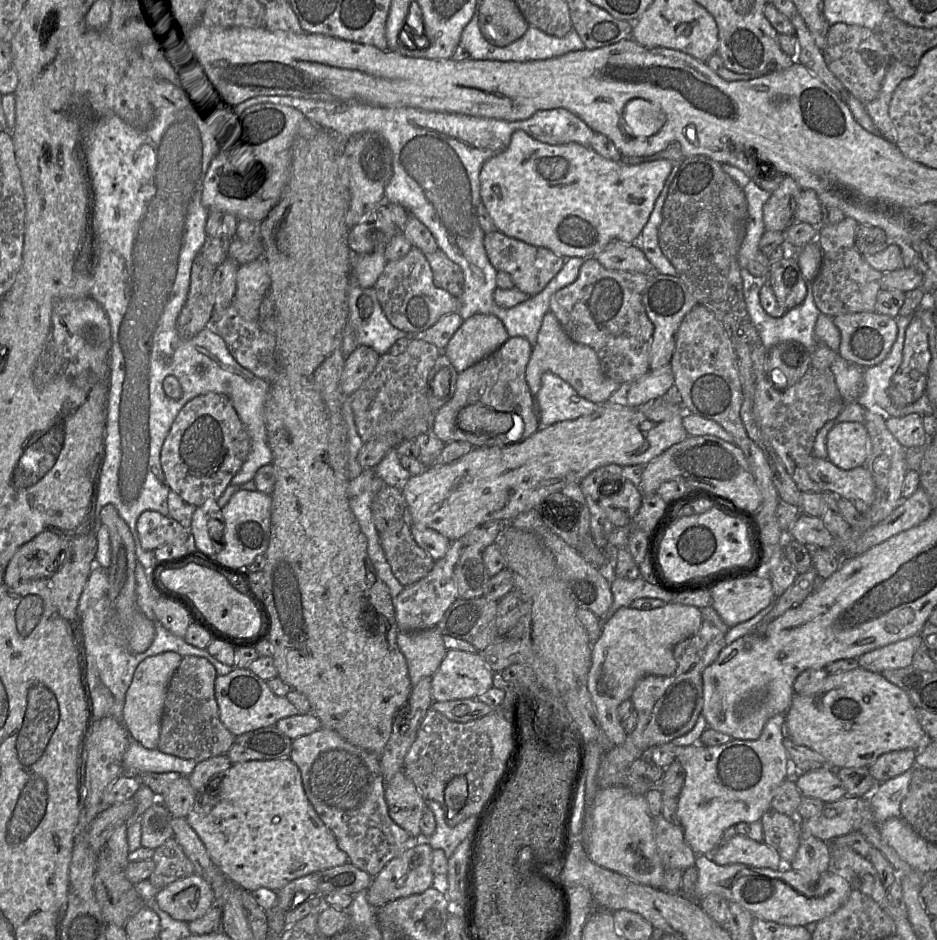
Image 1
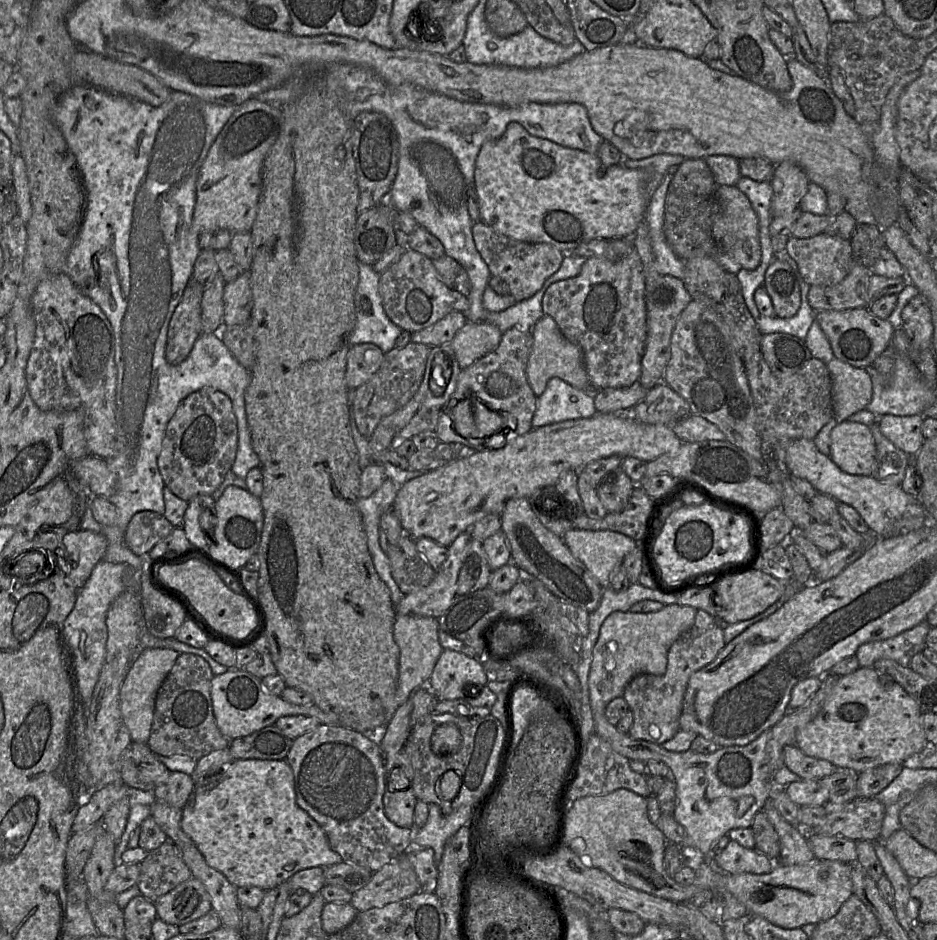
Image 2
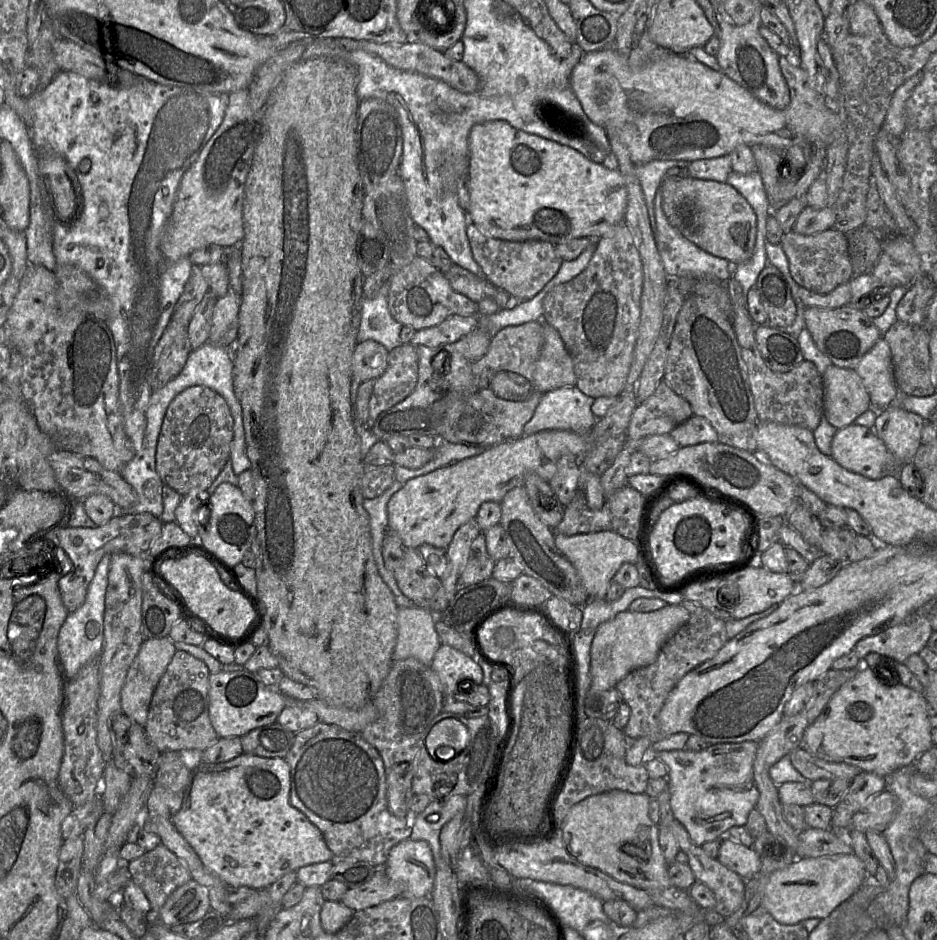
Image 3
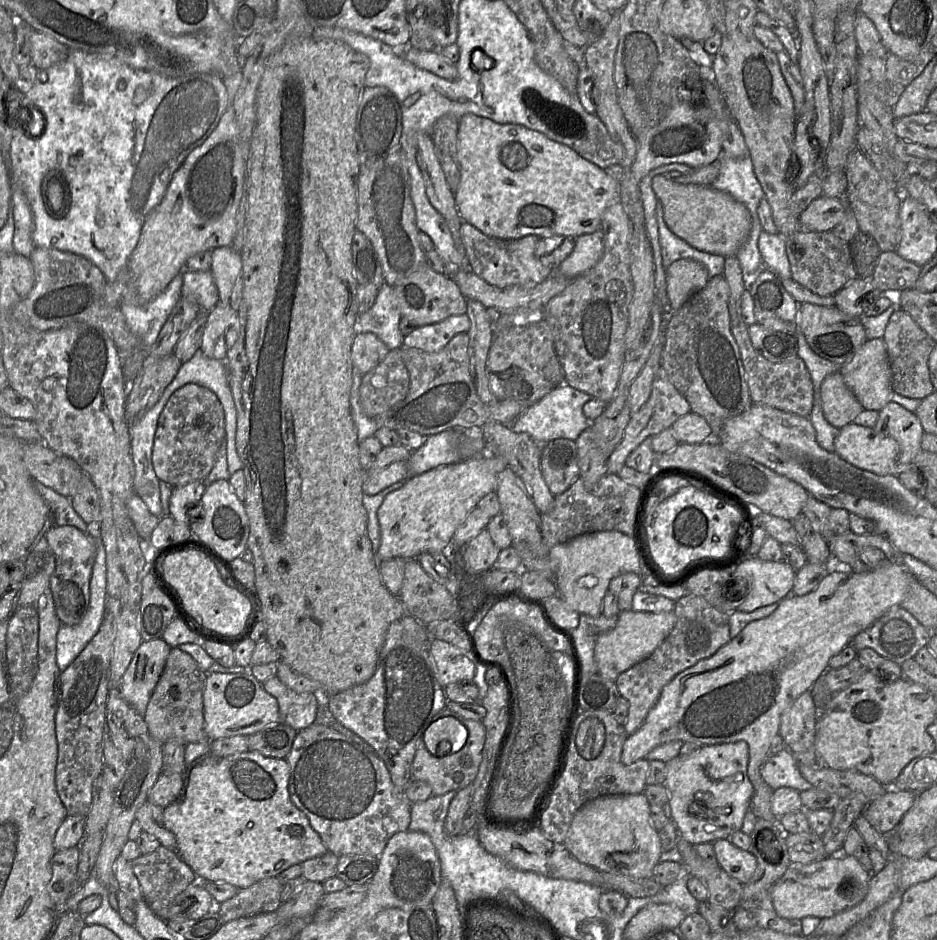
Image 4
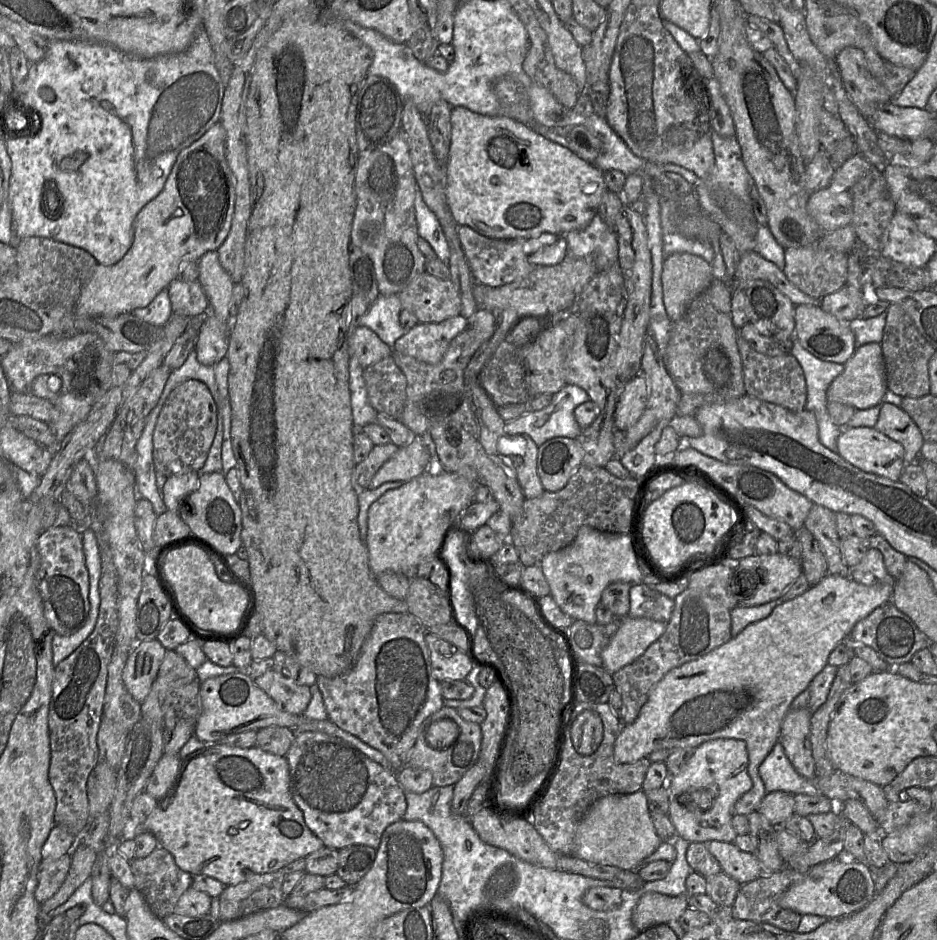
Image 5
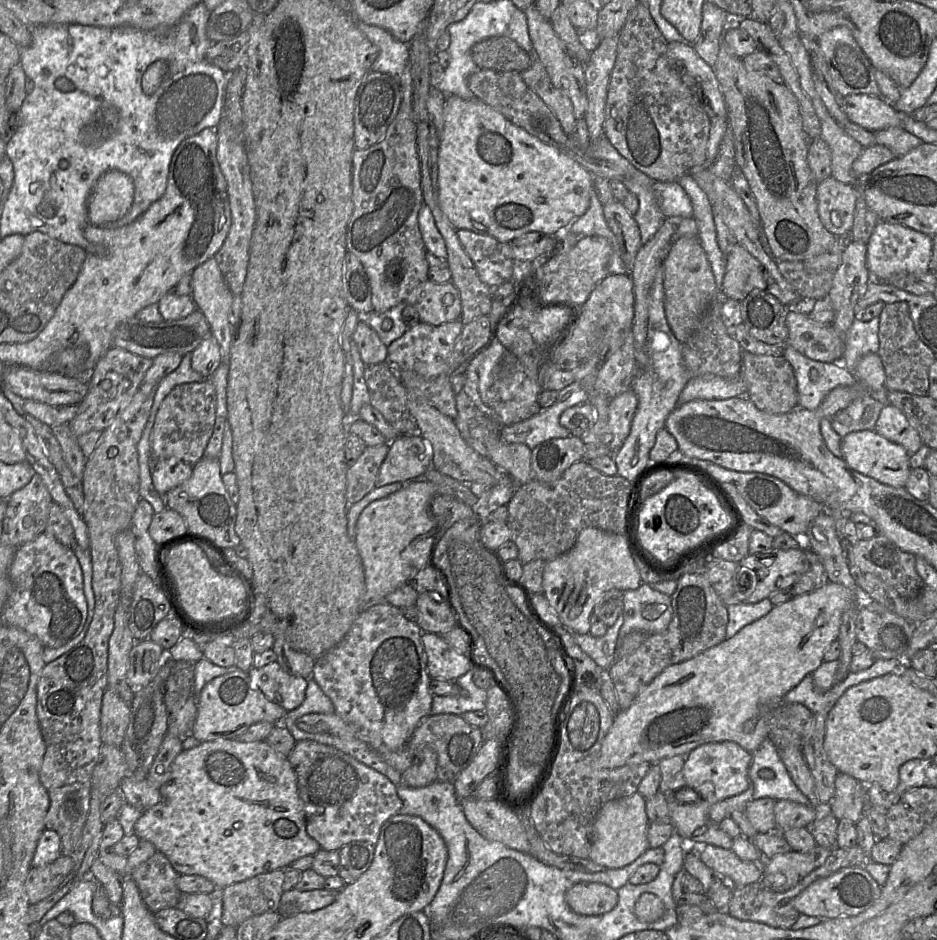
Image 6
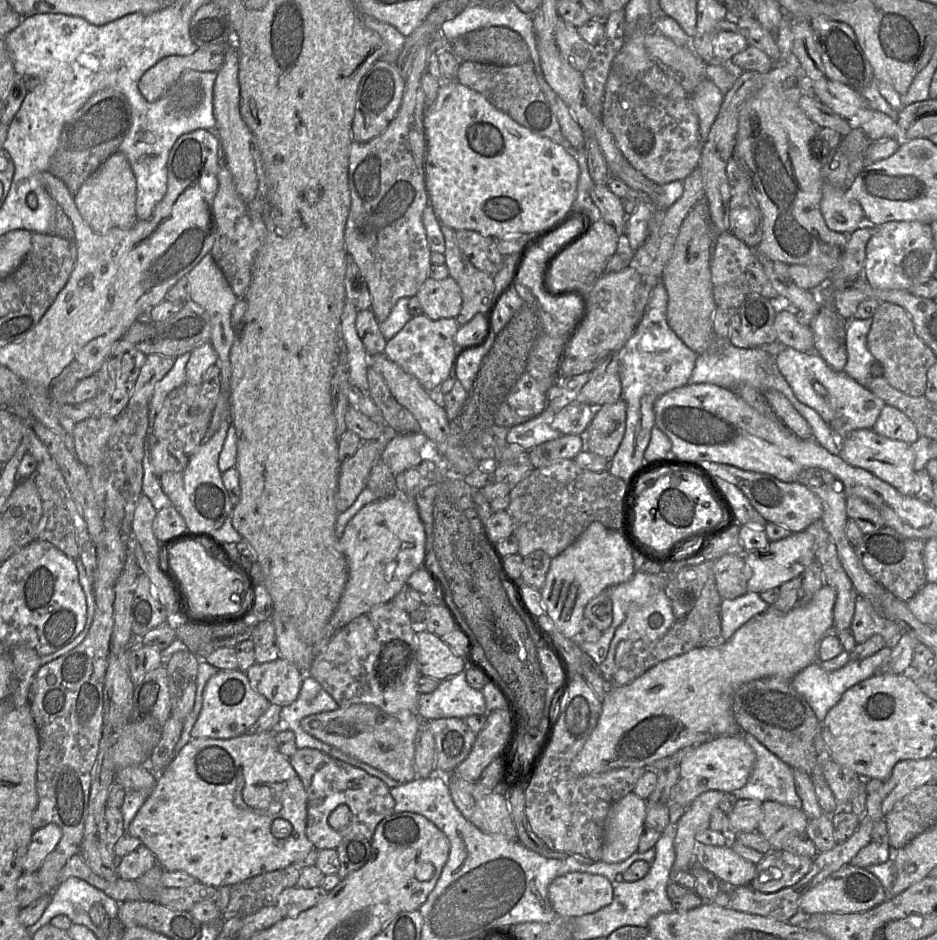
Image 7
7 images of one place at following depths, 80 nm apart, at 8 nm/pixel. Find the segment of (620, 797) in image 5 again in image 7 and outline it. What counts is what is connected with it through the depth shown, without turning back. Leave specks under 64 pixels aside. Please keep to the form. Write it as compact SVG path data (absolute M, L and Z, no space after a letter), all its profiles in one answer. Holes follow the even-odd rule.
M633 791L612 804L604 824L601 861L622 862L637 852L646 810L646 801Z

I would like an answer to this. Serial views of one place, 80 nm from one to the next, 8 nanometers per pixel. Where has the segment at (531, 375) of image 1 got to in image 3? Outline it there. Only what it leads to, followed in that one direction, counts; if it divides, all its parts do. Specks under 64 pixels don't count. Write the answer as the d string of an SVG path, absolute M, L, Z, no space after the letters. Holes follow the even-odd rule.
M543 323L544 342L533 372L537 389L542 393L576 385L573 360L558 331Z

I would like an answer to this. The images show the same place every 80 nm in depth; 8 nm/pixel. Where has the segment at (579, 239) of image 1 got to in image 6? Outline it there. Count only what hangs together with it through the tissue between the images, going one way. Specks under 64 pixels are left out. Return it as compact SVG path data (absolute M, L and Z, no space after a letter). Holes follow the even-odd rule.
M446 96L443 116L437 160L438 199L456 230L471 230L501 242L511 242L529 232L563 238L569 225L587 211L594 188L593 175L558 148L515 125L477 97Z

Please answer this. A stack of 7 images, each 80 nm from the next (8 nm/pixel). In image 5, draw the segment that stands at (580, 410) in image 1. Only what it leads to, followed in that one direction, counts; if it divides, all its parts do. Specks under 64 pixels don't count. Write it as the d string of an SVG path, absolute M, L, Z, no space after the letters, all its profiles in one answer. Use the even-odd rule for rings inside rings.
M566 384L552 395L548 406L506 422L504 430L509 435L526 434L538 447L555 437L576 439L582 429L575 420L574 410L588 400L582 388Z

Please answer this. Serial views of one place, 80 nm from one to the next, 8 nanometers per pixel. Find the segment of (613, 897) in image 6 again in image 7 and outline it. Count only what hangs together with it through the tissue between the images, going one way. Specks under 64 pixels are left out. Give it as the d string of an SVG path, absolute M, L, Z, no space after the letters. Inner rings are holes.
M571 872L556 877L548 887L548 898L562 918L594 913L613 900L613 887L605 876Z

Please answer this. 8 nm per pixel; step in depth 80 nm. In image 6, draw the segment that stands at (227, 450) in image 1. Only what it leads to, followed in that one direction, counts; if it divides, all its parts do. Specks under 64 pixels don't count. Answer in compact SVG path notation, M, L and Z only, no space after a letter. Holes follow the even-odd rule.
M211 378L176 386L162 402L151 437L151 454L157 460L178 459L191 465L199 462L211 438L216 421L217 397Z

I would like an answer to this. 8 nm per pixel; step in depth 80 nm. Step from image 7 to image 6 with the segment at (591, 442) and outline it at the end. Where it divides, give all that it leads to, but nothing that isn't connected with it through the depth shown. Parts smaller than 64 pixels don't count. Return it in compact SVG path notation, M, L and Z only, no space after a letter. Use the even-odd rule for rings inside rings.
M631 389L610 399L608 414L608 432L611 434L610 455L615 454L628 437L637 404L637 396Z

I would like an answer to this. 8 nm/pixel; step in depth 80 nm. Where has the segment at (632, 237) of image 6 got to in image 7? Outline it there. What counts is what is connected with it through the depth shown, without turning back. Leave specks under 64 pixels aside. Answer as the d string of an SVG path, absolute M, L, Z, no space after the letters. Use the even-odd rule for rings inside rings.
M596 184L591 190L591 197L602 218L615 228L619 236L623 235L629 217L624 210L623 201L613 194L608 186Z

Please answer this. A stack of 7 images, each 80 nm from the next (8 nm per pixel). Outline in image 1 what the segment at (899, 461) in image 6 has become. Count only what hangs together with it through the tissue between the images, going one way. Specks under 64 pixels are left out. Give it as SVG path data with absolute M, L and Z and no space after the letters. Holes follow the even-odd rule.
M837 422L827 435L828 459L844 470L866 465L869 438L860 422Z

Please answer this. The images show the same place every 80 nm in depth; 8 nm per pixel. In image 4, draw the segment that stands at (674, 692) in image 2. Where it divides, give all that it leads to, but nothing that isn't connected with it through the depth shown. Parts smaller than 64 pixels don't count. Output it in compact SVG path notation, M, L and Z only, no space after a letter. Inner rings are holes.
M688 593L675 602L676 624L665 640L646 659L622 672L616 686L629 702L624 727L627 735L634 734L657 703L663 688L680 672L713 655L731 639L729 614L712 607L704 598Z

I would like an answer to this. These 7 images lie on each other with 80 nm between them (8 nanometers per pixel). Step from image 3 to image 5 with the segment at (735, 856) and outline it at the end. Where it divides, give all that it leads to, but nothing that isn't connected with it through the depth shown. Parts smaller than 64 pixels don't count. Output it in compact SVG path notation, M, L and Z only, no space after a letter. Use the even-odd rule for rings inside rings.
M715 840L705 844L719 862L721 871L740 885L749 883L762 875L760 863L753 853L740 850L734 843Z

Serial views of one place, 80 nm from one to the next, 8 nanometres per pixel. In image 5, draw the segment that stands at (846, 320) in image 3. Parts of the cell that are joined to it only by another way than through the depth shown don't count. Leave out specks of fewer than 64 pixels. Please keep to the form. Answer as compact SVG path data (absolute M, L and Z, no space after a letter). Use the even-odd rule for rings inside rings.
M809 304L797 305L794 317L794 339L817 358L845 364L853 355L855 335L848 322Z

